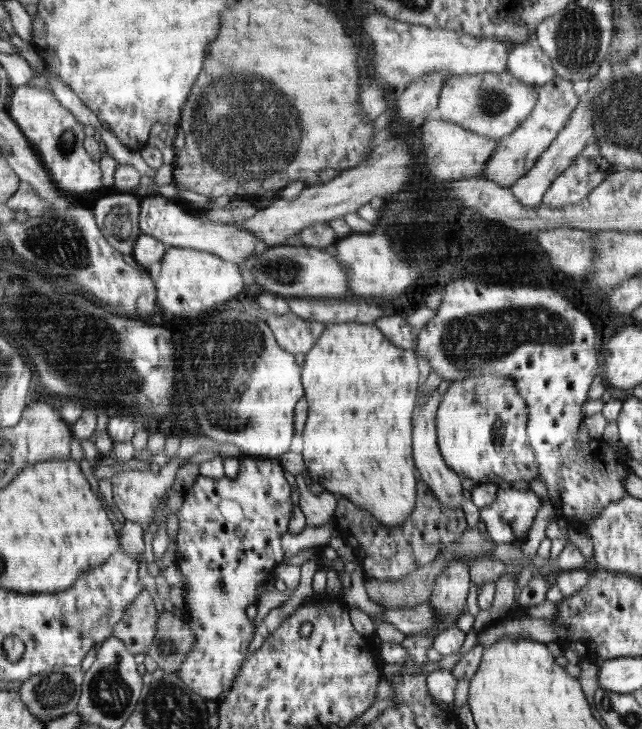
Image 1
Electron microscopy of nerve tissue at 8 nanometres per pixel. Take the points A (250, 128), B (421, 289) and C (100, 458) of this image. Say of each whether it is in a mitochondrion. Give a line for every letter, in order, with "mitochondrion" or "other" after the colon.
A: mitochondrion
B: other
C: other

